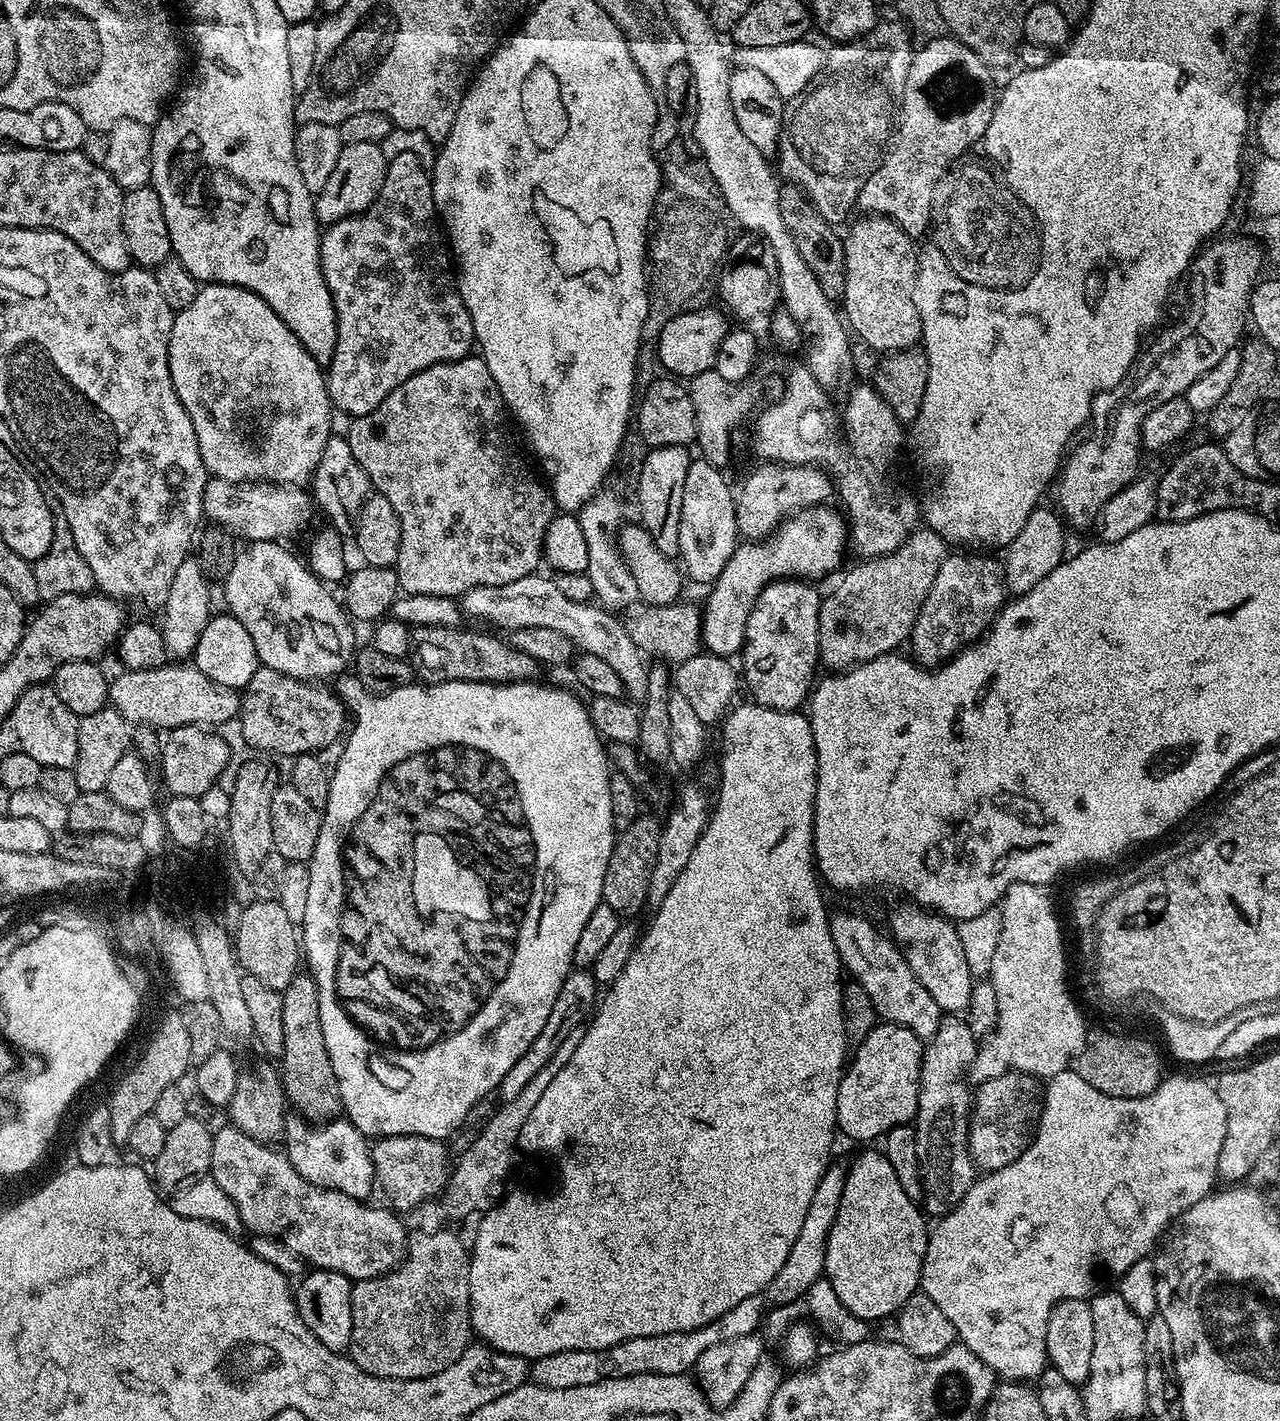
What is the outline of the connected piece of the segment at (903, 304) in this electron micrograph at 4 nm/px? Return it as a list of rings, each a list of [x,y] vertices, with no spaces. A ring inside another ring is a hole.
[[[864,214],[851,221],[852,229],[843,237],[845,290],[842,316],[864,344],[879,354],[900,352],[921,343],[924,327],[916,305],[916,262],[918,248],[893,220]]]

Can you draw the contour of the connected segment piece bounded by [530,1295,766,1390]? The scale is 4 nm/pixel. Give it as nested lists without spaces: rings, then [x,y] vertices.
[[[763,1295],[746,1298],[738,1302],[734,1310],[726,1310],[722,1318],[701,1328],[695,1328],[692,1332],[630,1338],[626,1342],[618,1342],[602,1350],[558,1350],[558,1354],[546,1354],[531,1361],[531,1383],[550,1390],[570,1390],[574,1386],[594,1386],[594,1382],[647,1372],[683,1376],[689,1370],[695,1369],[698,1358],[705,1350],[710,1350],[710,1346],[718,1346],[718,1342],[730,1342],[734,1338],[742,1338],[742,1334],[756,1332],[766,1316],[766,1308],[763,1308],[764,1299]]]

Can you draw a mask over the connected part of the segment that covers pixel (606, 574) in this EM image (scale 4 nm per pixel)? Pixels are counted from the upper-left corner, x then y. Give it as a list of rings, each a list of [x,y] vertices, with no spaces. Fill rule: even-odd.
[[[601,490],[578,509],[582,534],[586,537],[586,573],[593,586],[595,603],[613,614],[623,613],[641,603],[638,585],[630,572],[630,564],[624,560],[617,544],[617,535],[624,519],[624,508],[620,500],[609,490]]]

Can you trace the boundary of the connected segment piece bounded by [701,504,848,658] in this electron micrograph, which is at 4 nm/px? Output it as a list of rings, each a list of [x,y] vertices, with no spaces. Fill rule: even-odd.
[[[829,505],[801,509],[780,522],[770,536],[761,541],[743,541],[737,545],[719,578],[713,581],[701,615],[701,643],[715,656],[733,657],[743,649],[745,624],[758,594],[775,579],[818,578],[836,569],[848,546],[847,521]]]

